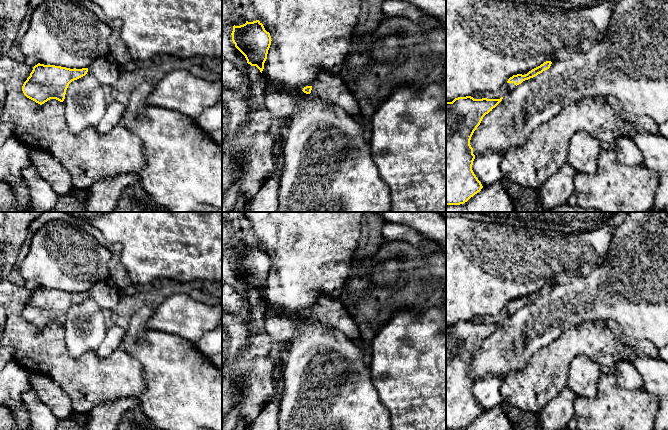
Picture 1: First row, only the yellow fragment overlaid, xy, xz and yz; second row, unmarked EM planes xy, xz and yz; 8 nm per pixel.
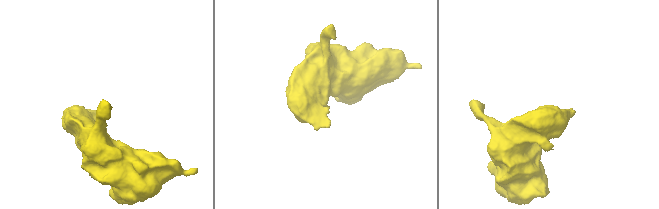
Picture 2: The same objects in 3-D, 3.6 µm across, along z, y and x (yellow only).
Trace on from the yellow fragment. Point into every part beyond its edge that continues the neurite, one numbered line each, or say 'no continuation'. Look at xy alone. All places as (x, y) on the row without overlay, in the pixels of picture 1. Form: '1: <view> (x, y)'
1: xy (106, 295)

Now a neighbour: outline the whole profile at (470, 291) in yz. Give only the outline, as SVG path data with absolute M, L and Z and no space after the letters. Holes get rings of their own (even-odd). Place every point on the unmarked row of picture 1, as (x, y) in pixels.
M460 215L446 217L446 326L474 316L494 317L504 312L513 299L528 297L546 285L565 285L576 275L589 275L603 263L615 228L614 221L610 221L591 231L559 233L473 221Z

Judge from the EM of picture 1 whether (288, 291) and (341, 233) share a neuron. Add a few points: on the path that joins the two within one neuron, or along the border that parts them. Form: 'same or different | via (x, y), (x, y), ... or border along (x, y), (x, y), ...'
same | via (297, 277), (327, 247)

